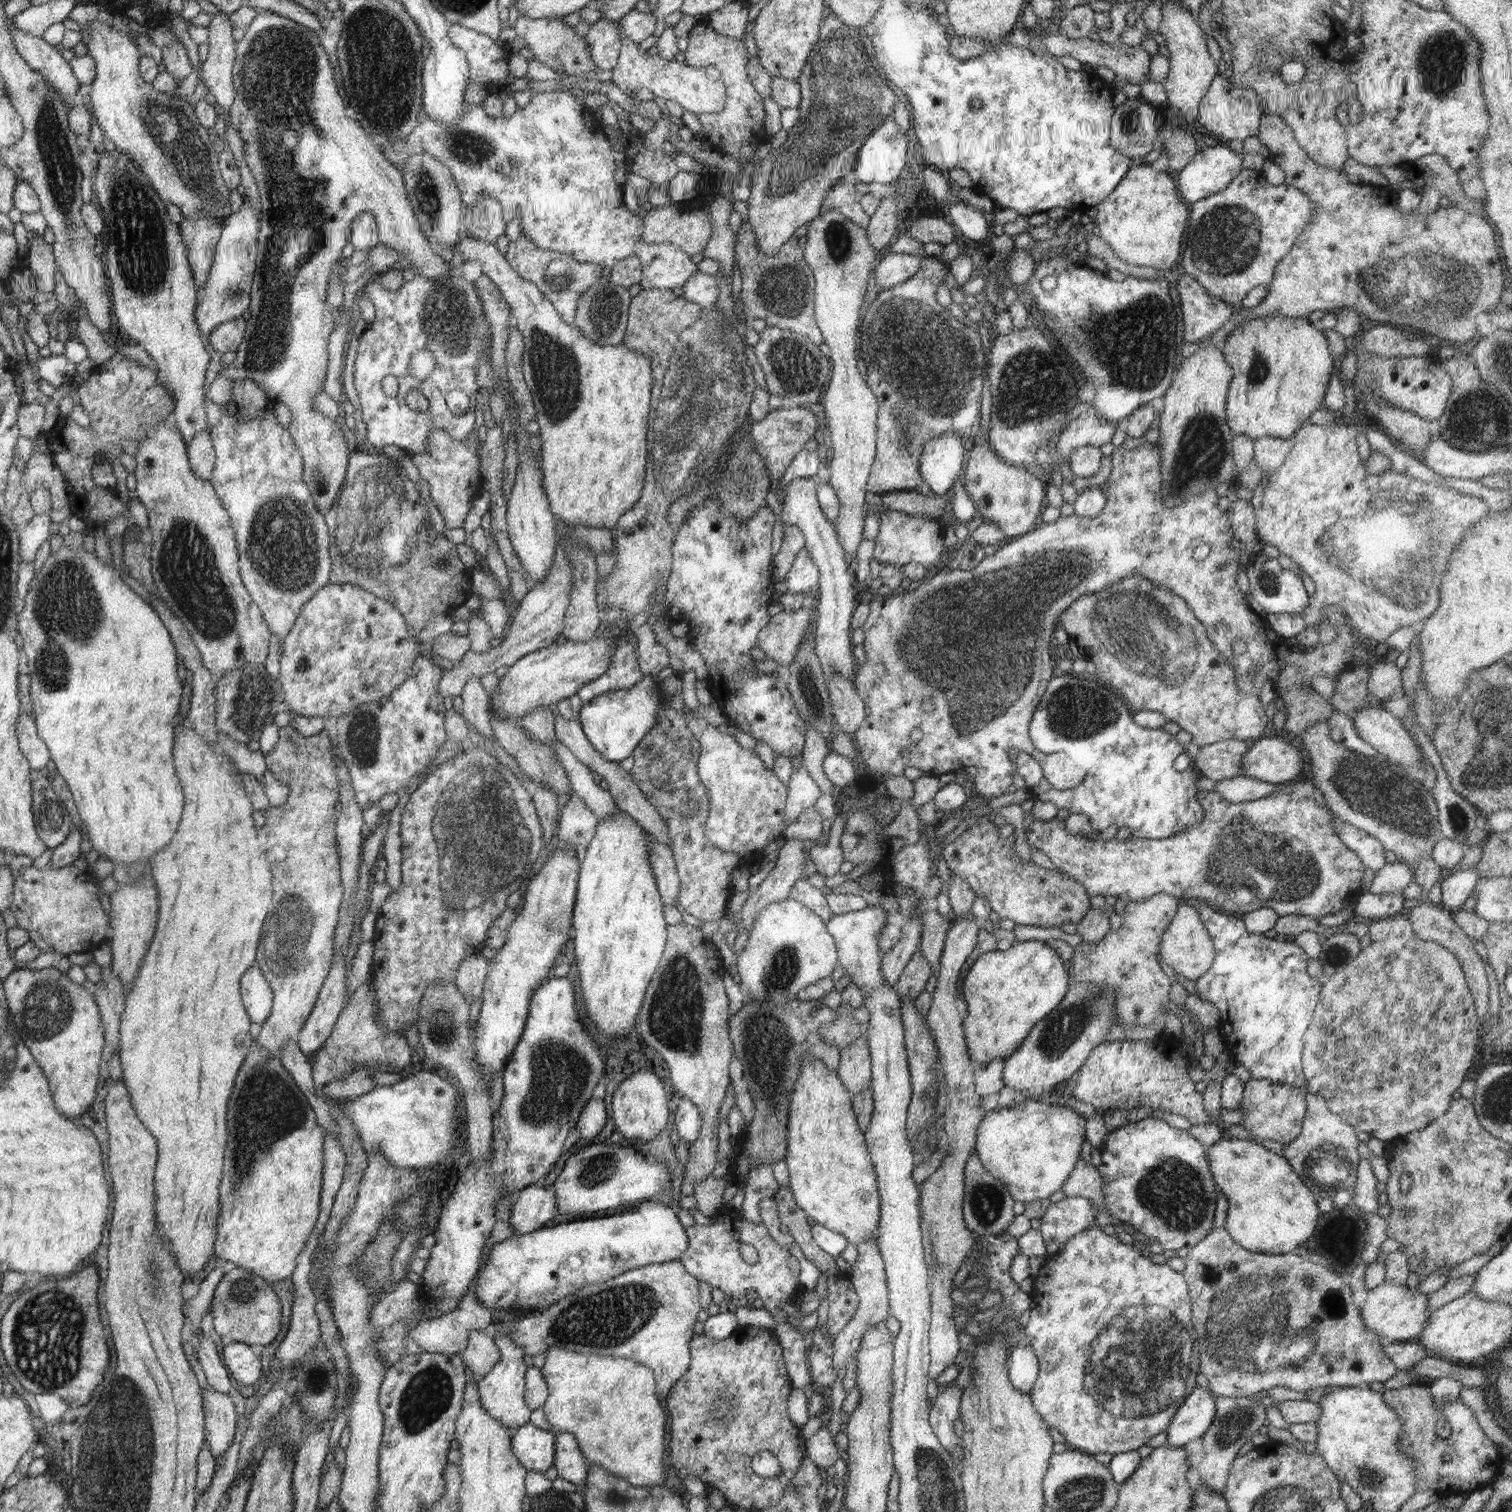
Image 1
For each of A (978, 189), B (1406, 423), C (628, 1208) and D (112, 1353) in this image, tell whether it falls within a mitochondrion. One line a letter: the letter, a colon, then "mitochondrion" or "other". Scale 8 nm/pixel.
A: other
B: other
C: other
D: other

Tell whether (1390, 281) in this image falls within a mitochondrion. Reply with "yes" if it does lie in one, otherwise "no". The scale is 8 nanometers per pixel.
yes

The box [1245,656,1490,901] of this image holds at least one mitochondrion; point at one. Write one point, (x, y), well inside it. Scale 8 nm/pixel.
(1375, 792)

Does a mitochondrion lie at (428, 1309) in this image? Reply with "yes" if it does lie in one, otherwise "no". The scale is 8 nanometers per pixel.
no

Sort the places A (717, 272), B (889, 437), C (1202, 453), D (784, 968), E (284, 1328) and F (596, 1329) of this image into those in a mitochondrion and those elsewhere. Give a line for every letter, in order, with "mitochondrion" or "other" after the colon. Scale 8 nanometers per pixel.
A: other
B: other
C: mitochondrion
D: mitochondrion
E: other
F: mitochondrion

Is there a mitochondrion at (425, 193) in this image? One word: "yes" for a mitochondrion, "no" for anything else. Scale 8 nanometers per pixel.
yes

